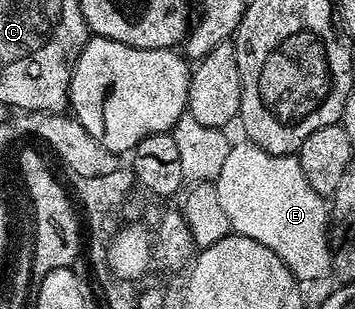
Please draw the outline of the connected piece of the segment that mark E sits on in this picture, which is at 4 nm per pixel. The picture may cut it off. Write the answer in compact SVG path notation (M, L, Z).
M245 139L239 141L239 145L238 142L231 144L228 157L214 180L219 202L228 215L231 230L237 236L264 243L264 247L268 247L268 251L277 255L299 282L324 280L330 273L330 241L326 238L327 198L312 191L308 179L304 179L304 171L297 156L272 155L260 147L251 145Z

